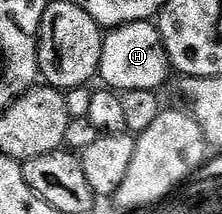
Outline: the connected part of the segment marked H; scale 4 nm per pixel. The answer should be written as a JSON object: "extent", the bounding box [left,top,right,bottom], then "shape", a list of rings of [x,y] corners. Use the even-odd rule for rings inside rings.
{"extent":[98,21,170,91],"shape":[[[155,21],[128,22],[124,26],[109,29],[104,35],[98,78],[107,89],[159,91],[159,86],[170,75],[168,53],[160,35],[160,27]]]}

